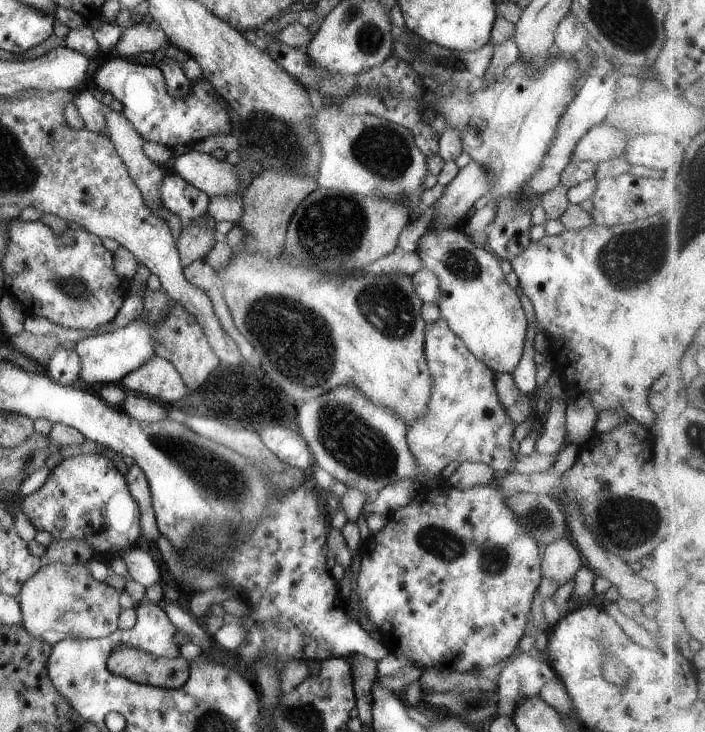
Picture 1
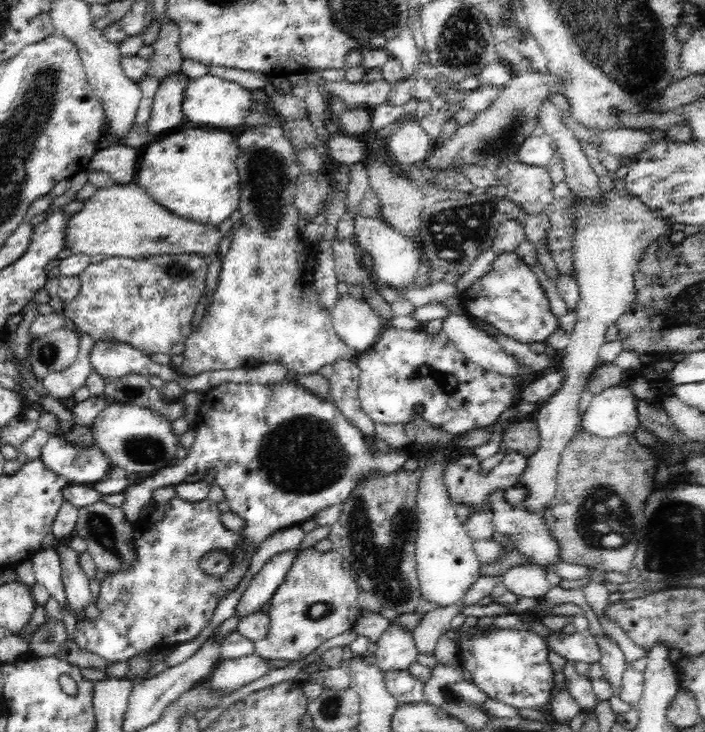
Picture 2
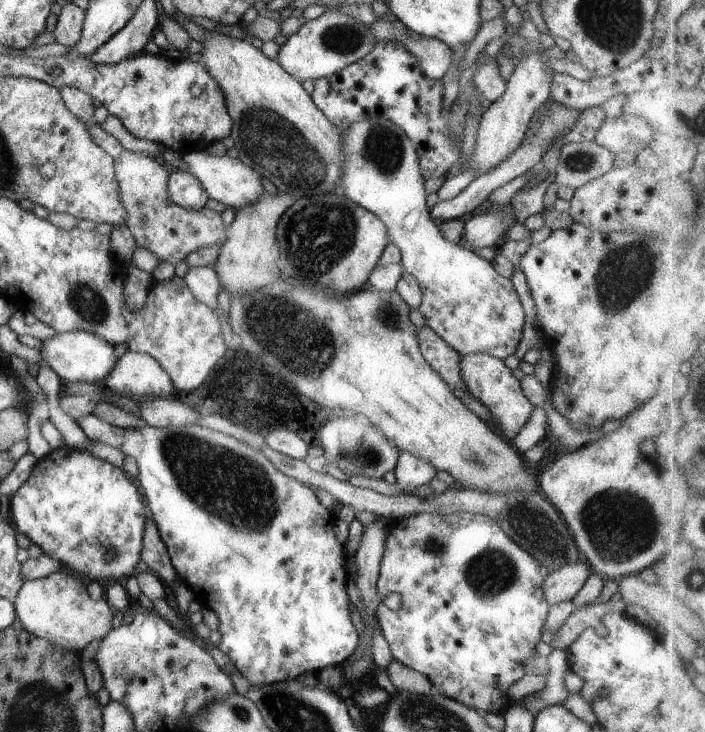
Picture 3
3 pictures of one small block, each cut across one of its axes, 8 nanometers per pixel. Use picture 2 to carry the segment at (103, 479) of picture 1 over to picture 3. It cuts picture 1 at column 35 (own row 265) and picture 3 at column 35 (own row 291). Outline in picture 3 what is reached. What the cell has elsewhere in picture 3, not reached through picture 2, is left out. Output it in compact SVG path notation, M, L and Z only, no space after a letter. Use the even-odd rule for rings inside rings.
M71 447L52 449L47 457L38 460L30 478L9 499L14 520L12 526L16 527L17 533L27 535L34 545L42 548L43 553L64 564L64 568L81 576L87 583L97 581L105 586L110 581L122 581L132 576L141 559L148 506L140 486L124 470L84 450ZM109 553L113 553L110 561L107 560Z

